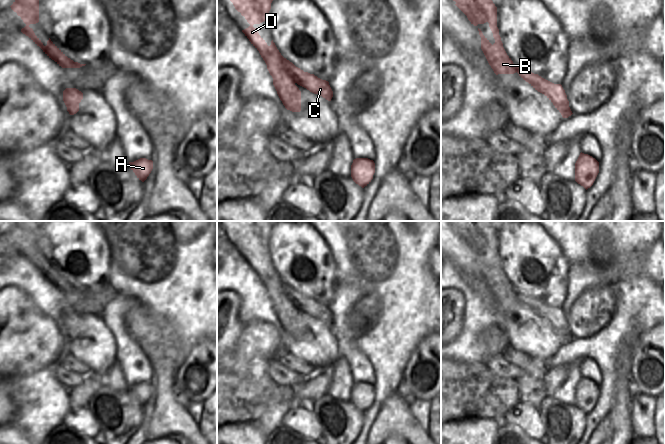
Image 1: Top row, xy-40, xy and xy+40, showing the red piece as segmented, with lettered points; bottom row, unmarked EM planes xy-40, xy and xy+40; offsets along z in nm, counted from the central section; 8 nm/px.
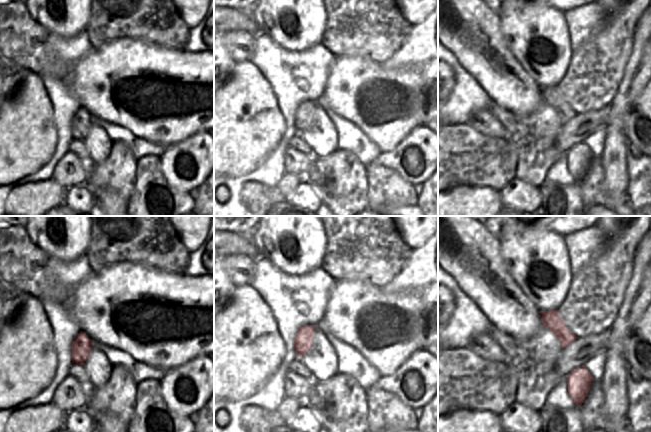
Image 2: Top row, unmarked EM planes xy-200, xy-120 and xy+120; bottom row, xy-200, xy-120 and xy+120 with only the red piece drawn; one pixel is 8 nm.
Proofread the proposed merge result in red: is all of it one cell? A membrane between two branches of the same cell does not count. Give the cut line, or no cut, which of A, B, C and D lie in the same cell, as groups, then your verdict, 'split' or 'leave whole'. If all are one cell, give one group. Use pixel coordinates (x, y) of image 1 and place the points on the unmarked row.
cut xy (288, 287), (288, 297), (296, 306); groups A C / B D; split

